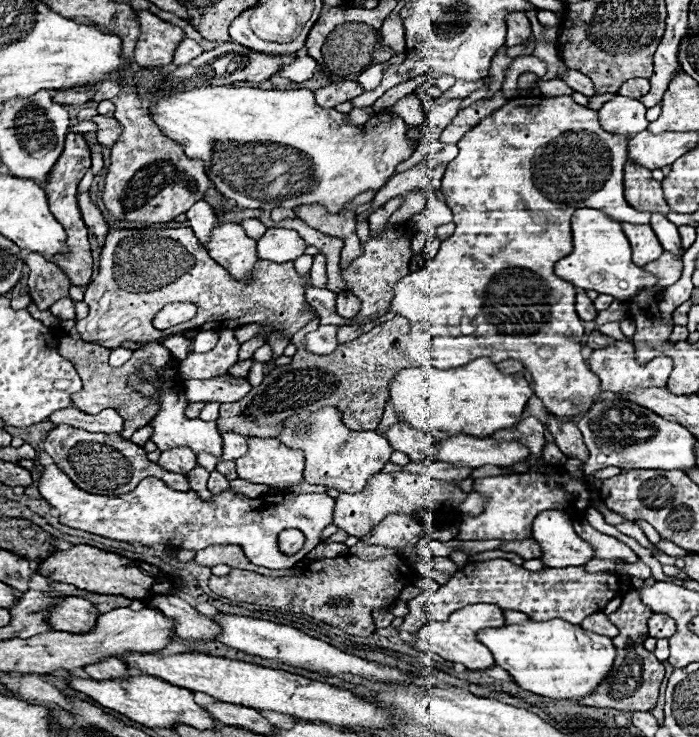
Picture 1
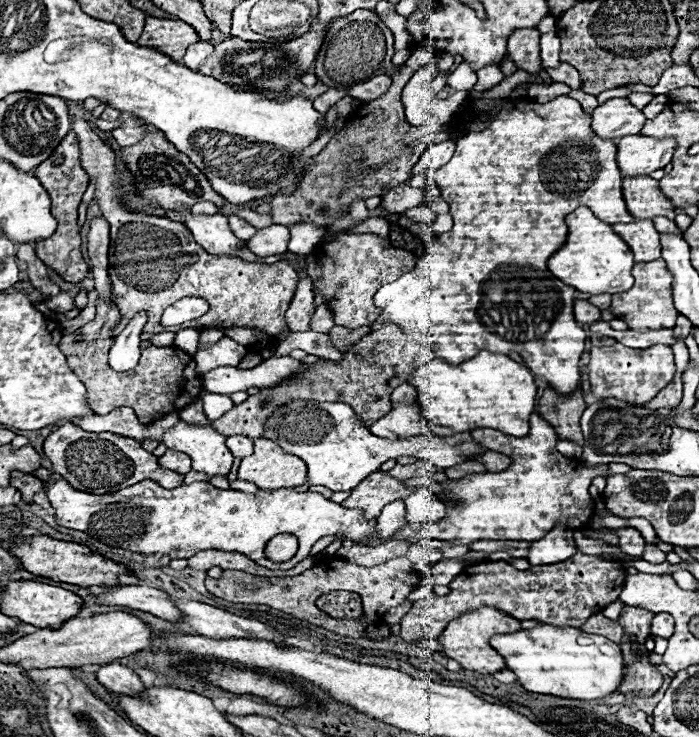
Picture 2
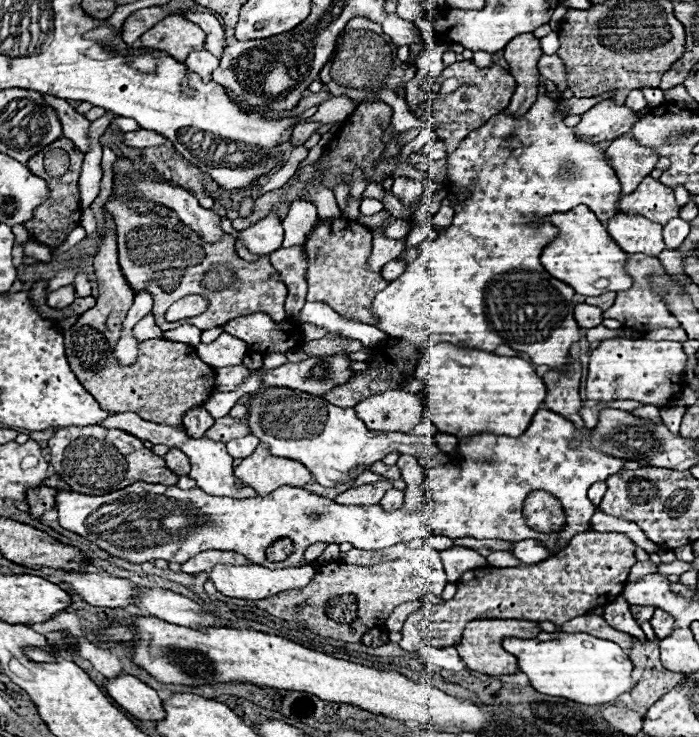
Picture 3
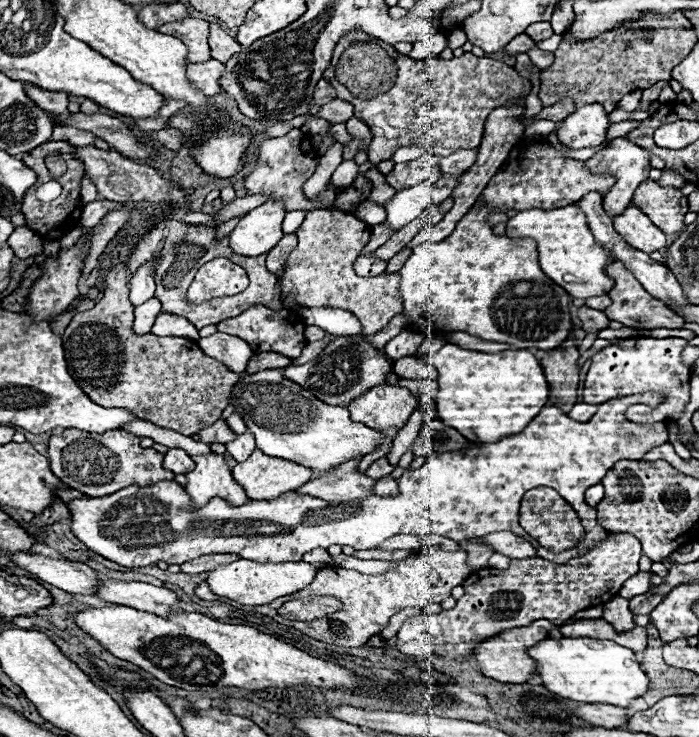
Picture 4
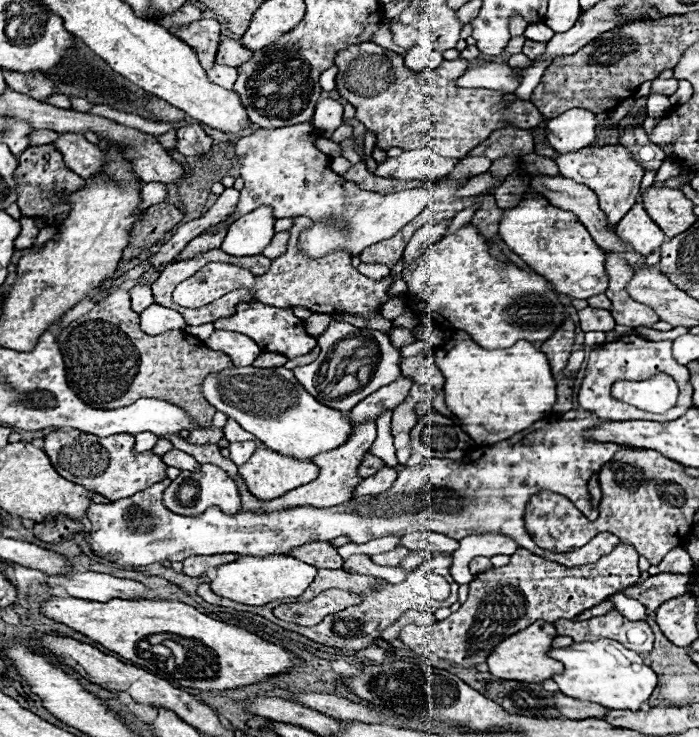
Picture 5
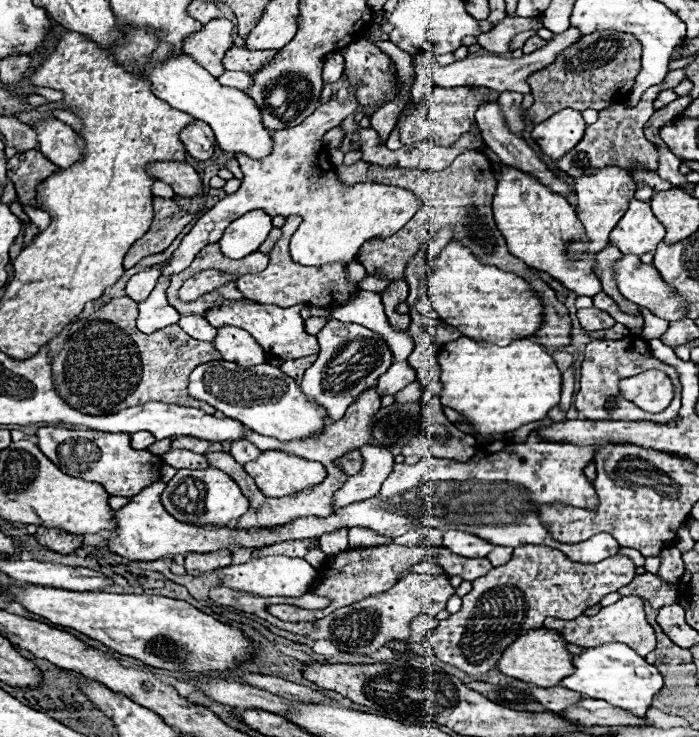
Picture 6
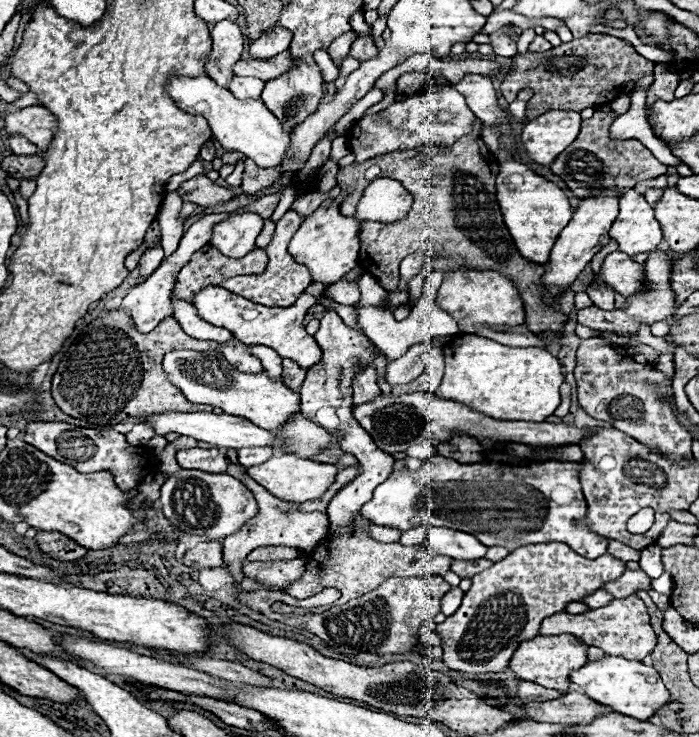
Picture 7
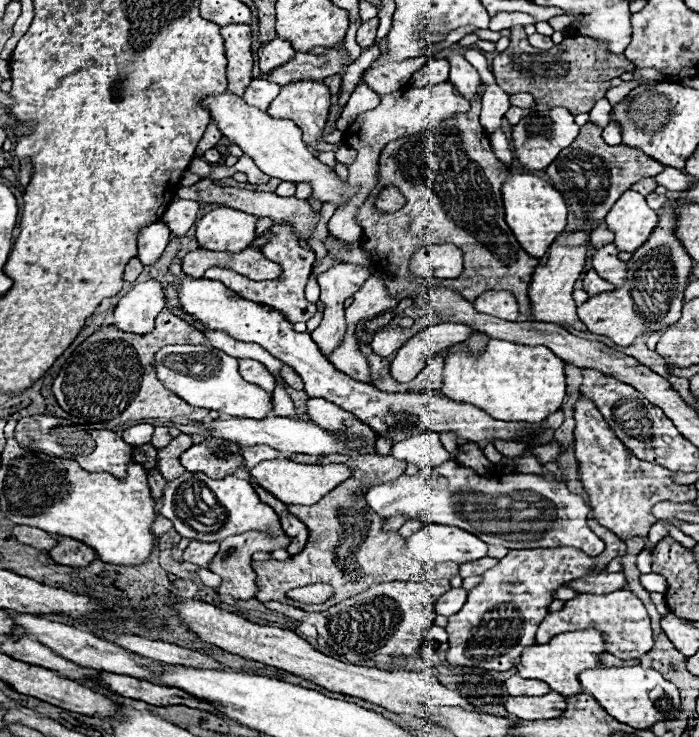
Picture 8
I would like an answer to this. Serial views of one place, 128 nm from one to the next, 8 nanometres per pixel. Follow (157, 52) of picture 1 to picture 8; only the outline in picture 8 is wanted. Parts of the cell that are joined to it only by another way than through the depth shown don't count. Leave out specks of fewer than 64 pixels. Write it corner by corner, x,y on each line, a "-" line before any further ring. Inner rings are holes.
228,24
220,28
226,44
226,76
228,90
242,96
246,84
252,80
252,52
250,52
250,26
248,24

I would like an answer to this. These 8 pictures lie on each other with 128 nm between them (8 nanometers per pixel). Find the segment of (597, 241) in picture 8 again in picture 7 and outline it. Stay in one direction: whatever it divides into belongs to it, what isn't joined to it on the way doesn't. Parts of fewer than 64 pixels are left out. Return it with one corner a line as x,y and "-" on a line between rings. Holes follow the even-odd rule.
610,240
610,244
606,244
596,256
594,256
594,260
590,262
590,266
592,266
592,270
594,272
600,272
600,266
602,266
602,260
610,254
610,252
614,252
614,250
618,250
618,244
614,244
614,240

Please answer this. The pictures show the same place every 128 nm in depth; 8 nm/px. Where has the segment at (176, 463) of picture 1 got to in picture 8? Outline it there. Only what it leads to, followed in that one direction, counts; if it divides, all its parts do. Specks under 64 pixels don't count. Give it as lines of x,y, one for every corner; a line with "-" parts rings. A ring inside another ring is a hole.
210,438
182,452
180,462
188,472
204,472
210,478
224,478
234,474
244,460
240,456
238,444

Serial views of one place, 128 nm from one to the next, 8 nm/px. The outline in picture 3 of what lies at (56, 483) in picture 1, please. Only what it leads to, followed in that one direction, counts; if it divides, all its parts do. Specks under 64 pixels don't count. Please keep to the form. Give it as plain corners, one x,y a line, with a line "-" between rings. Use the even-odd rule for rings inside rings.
538,410
528,430
518,438
498,434
466,436
458,444
458,456
438,454
428,460
422,488
430,494
434,504
418,514
408,514
404,508
388,514
380,504
344,506
294,486
278,488
266,496
228,498
210,496
196,486
180,490
178,486
148,482
136,482
104,496
58,490
56,510
62,528
88,538
108,554
132,564
154,560
184,564
204,550
228,550
268,568
298,568
306,564
306,560
302,560
304,550
316,542
350,542
360,550
382,550
432,534
448,536
452,540
462,536
474,536
478,540
500,538
508,542
534,538
546,542
544,546
550,550
560,550
572,536
590,530
590,518
596,508
586,496
588,488
594,482
620,472
626,462
592,450
588,444
590,430
576,430
572,422
548,410
-
574,438
582,440
578,450
568,448
568,442
-
534,490
546,490
562,502
566,526
560,532
540,534
528,528
522,508
526,496
-
278,538
290,538
294,542
294,552
284,562
268,562
264,556
266,546

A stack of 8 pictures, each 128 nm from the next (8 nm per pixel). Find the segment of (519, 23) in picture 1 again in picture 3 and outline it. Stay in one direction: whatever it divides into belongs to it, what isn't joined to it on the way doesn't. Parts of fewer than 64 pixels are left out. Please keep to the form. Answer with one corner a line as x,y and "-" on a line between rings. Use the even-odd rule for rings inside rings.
520,34
504,48
504,58
510,64
510,74
518,82
510,106
504,110
504,114
520,116
534,104
540,78
538,56
542,56
542,48
540,40
534,34

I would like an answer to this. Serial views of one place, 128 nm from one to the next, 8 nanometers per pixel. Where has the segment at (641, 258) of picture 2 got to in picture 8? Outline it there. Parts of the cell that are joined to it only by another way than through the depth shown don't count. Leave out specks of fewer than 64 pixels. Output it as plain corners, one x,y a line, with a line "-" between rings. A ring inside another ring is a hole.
628,190
618,198
604,222
616,236
616,248
620,252
634,252
638,246
646,244
650,232
658,226
658,216
646,204
642,194

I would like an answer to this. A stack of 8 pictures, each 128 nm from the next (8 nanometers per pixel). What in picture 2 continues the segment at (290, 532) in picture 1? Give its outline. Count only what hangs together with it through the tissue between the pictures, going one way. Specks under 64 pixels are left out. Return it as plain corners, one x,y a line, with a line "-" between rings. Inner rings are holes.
278,534
266,546
266,556
274,562
286,562
298,550
298,538
294,534

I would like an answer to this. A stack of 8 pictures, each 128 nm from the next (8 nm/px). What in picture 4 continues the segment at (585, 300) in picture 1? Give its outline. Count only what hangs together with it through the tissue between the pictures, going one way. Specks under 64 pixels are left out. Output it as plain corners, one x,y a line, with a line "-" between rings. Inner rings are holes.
580,306
580,308
578,308
578,318
580,318
582,328
584,328
586,332
600,332
600,330
604,330
604,328
608,326
608,322
610,322
604,312
594,310
594,308
588,308
588,306

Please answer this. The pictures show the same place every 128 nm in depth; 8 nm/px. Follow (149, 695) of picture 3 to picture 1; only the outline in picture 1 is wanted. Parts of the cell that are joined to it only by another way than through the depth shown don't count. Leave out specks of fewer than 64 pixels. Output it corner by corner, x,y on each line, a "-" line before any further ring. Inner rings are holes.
104,658
96,664
88,664
86,674
94,680
110,680
110,678
128,678
128,668
118,658

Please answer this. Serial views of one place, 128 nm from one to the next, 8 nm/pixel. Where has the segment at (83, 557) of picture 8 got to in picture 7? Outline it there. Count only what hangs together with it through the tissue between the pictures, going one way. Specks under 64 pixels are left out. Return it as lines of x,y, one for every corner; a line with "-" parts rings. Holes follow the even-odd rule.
38,530
36,542
42,552
46,552
50,558
56,558
56,560
78,560
88,552
86,548
82,548
80,544
76,544
74,540
70,540
60,532

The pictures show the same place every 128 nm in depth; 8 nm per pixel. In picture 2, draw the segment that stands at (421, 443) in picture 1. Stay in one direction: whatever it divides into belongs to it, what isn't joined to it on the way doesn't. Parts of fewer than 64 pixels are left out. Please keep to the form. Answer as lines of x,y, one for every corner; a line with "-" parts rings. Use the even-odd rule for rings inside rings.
418,404
396,406
386,416
376,420
370,426
370,432
374,432
376,436
388,436
388,438
394,438
394,440
398,436
418,436
418,434
422,434

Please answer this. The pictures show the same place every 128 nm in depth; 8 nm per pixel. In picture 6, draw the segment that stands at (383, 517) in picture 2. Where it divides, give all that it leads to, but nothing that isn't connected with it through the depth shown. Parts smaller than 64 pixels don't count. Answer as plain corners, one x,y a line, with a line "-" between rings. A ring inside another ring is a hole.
366,444
360,448
360,452
364,456
364,470
356,476
350,476
342,490
334,494
334,510
376,496
380,492
382,480
386,480
386,476
390,476
394,470
394,456
388,450

